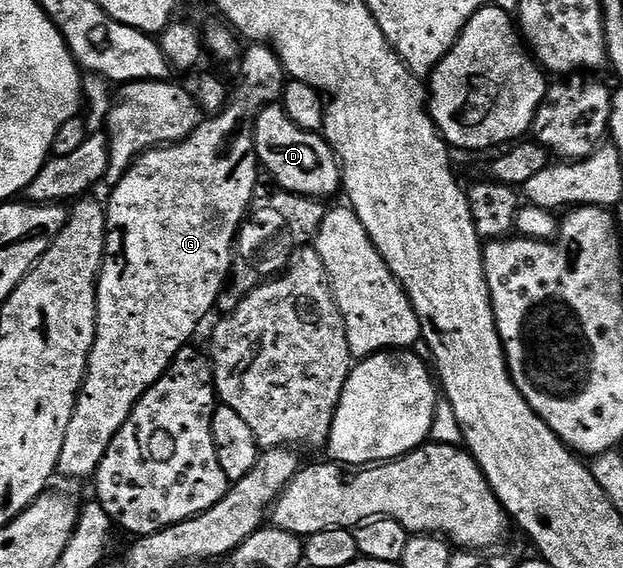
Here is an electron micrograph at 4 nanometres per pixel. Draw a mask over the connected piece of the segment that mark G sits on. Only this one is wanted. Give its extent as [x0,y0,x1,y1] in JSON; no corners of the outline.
[56,43,286,478]

